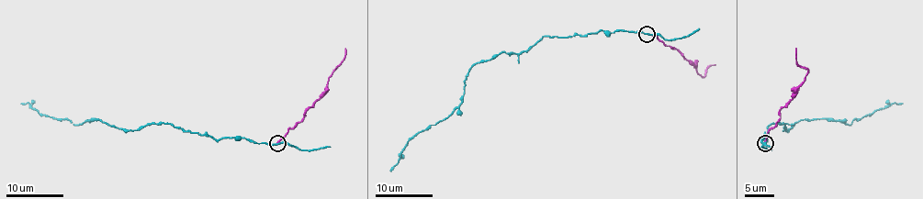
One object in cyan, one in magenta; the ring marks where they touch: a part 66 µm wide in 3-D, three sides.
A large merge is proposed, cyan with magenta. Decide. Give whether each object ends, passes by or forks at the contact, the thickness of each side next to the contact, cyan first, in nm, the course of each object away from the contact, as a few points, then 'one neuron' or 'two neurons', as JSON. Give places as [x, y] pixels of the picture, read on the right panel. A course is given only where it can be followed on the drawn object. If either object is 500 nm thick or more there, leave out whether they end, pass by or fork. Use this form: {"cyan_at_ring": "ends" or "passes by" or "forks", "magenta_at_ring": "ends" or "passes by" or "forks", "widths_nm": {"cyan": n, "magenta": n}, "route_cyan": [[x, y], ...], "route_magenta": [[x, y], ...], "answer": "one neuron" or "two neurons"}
{"cyan_at_ring": "passes by", "magenta_at_ring": "ends", "widths_nm": {"cyan": 170, "magenta": 200}, "route_cyan": [[765, 143], [761, 138], [766, 139], [771, 123], [785, 125], [783, 130], [809, 119], [849, 125], [902, 103]], "route_magenta": [[765, 142], [768, 132], [779, 119], [779, 110], [798, 90], [808, 71], [796, 62], [795, 49]], "answer": "two neurons"}

